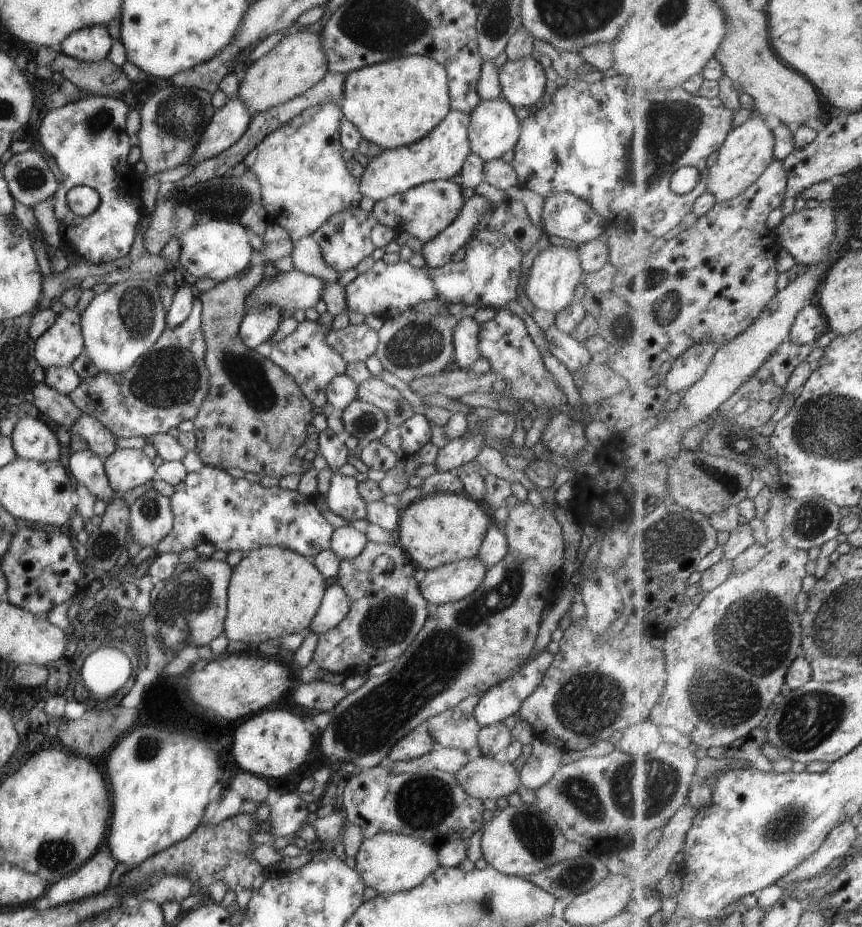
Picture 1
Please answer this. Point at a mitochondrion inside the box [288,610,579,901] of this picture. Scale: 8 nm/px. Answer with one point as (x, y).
(426, 802)

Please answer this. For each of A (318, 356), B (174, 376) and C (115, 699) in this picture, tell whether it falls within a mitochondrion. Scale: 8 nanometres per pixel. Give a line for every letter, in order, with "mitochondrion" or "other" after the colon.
A: other
B: mitochondrion
C: other

